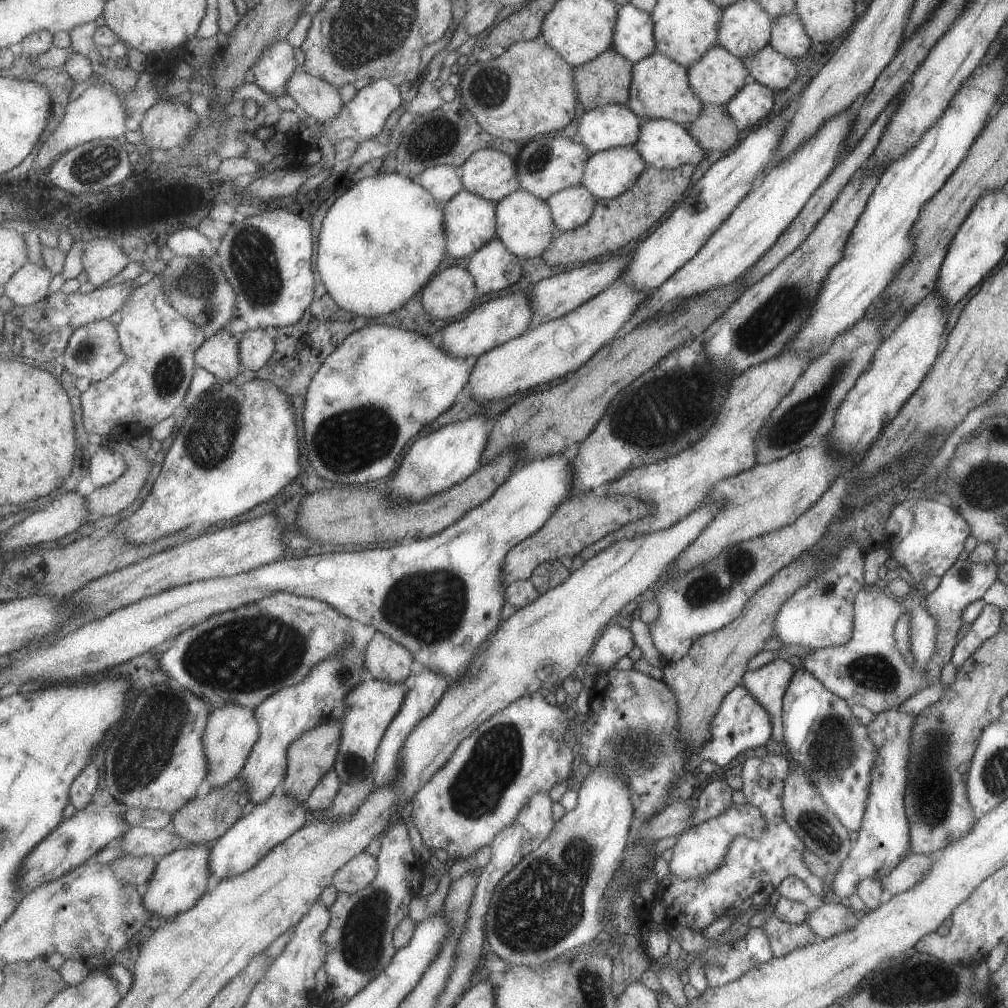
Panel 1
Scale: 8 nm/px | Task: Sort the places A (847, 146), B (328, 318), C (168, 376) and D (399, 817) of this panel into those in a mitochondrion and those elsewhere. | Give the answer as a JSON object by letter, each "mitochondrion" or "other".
{"A":"other","B":"other","C":"mitochondrion","D":"other"}

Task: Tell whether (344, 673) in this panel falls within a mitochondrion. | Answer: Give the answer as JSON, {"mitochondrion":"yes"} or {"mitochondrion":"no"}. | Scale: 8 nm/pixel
{"mitochondrion":"yes"}

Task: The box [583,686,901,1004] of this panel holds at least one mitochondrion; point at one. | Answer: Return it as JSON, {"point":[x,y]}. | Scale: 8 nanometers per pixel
{"point":[636,748]}

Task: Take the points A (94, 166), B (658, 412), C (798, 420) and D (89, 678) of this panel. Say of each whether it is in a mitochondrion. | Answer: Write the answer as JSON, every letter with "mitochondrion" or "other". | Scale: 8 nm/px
{"A":"mitochondrion","B":"mitochondrion","C":"mitochondrion","D":"other"}

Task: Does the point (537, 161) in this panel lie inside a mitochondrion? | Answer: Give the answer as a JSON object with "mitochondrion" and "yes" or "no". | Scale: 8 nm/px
{"mitochondrion":"yes"}

